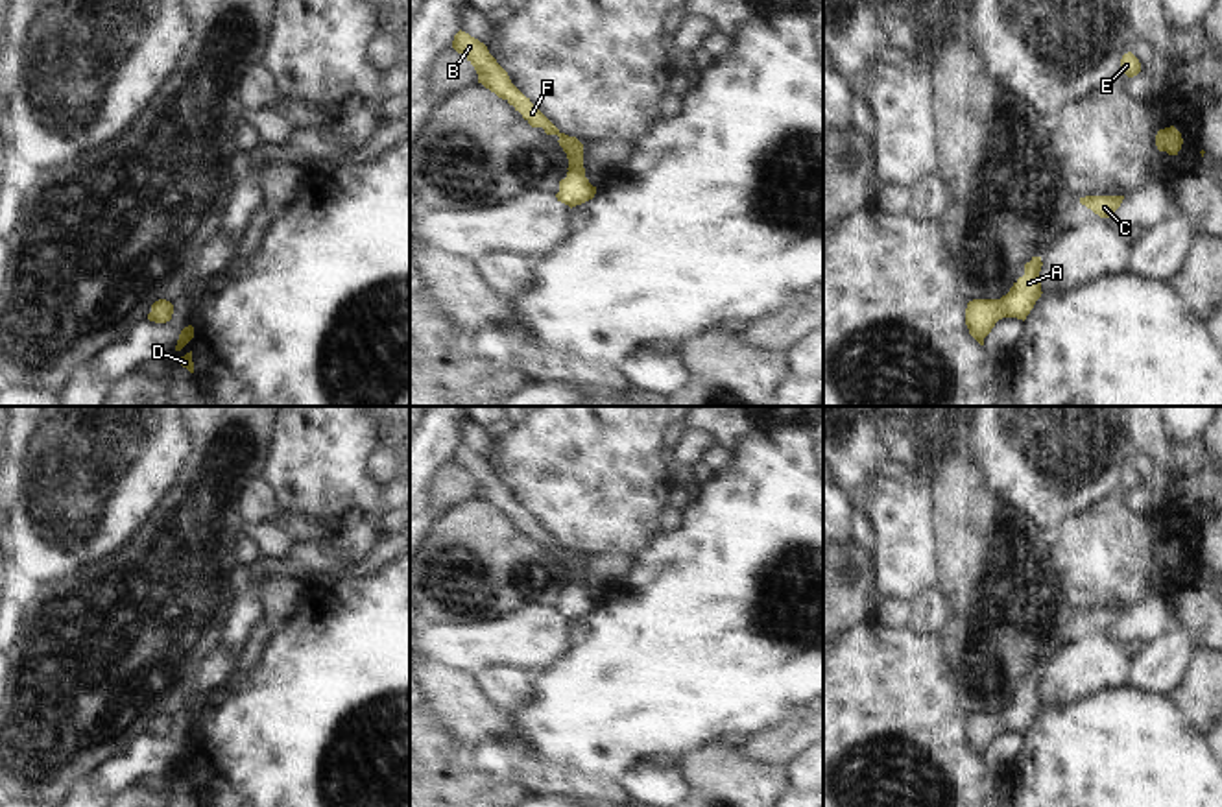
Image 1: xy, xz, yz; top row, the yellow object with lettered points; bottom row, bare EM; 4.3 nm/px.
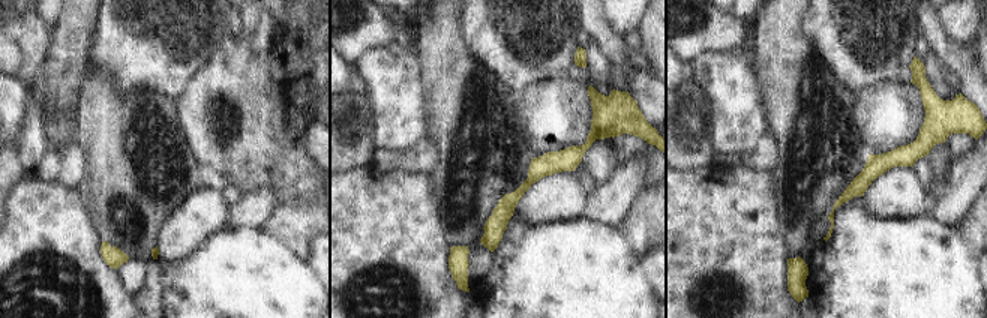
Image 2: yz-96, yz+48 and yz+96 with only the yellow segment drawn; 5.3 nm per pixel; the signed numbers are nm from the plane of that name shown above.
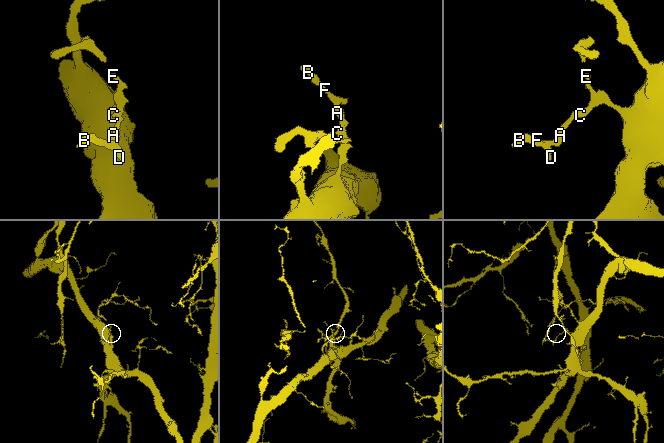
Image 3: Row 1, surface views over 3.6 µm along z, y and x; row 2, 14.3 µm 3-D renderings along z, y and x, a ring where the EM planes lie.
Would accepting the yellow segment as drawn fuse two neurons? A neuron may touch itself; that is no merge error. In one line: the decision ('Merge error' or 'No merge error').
No merge error

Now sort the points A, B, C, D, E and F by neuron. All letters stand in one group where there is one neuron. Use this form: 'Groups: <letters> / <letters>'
Groups: A B C D E F

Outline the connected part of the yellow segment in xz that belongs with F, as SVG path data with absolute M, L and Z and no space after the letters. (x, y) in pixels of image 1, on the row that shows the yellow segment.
M458 31L452 48L461 54L476 70L478 83L506 100L522 114L532 127L543 127L546 135L557 135L567 153L569 172L559 181L557 201L570 209L594 198L596 187L589 183L583 168L583 144L576 137L561 133L509 79L508 72L489 54L487 46L465 31Z

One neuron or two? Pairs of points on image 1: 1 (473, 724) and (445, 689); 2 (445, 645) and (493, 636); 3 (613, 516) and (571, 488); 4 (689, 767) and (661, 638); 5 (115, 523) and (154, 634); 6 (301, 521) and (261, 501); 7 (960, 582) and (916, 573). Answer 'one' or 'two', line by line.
1: one
2: one
3: one
4: two
5: two
6: two
7: two

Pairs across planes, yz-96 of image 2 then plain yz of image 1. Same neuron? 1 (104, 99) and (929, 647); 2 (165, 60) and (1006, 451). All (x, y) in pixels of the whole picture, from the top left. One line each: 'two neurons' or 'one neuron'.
1: two neurons
2: one neuron

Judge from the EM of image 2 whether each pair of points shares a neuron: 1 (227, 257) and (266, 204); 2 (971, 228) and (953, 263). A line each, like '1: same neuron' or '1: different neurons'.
1: different neurons
2: different neurons

